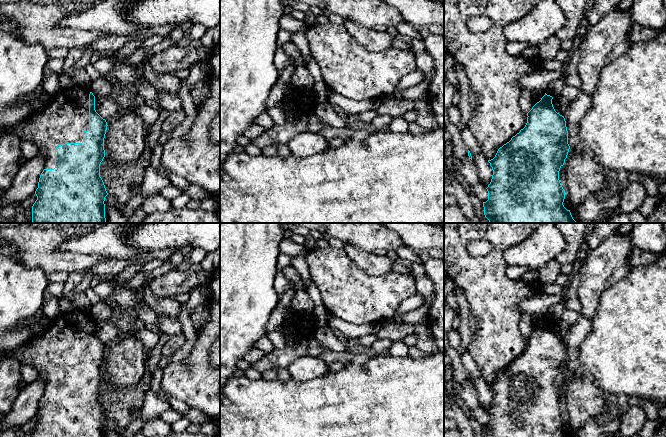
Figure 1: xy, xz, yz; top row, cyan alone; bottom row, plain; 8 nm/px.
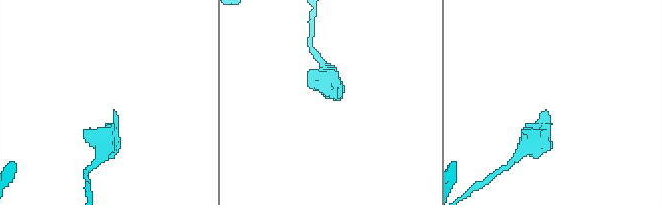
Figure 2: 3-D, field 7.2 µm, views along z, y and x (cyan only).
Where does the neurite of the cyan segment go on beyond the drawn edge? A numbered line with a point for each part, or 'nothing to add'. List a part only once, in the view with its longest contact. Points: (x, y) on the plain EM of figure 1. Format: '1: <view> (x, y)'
1: xy (65, 341)

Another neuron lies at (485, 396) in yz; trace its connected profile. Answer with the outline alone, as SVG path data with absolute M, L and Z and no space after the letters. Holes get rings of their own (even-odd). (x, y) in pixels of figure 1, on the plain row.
M469 351L461 354L461 360L464 368L471 377L472 384L476 389L478 401L484 411L487 412L491 406L493 399L492 391L490 390L490 387L483 378L477 363L473 359Z

